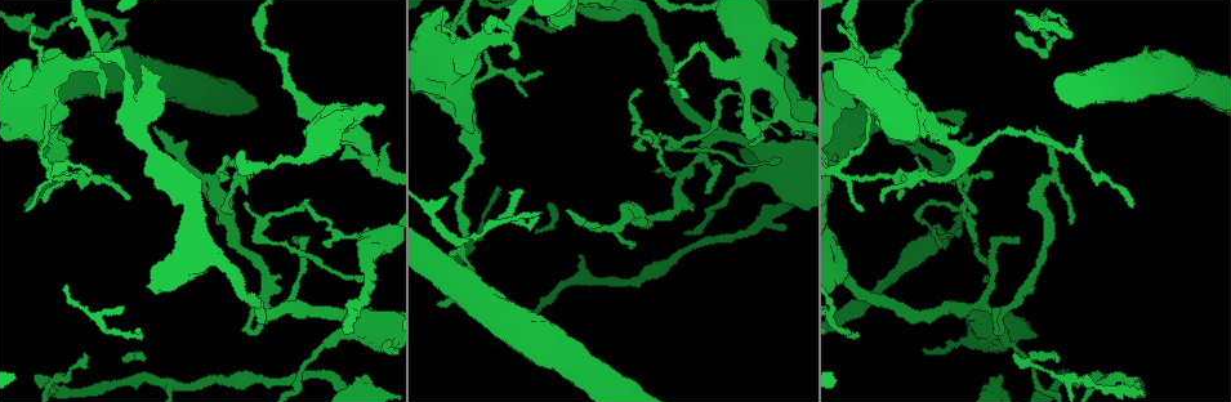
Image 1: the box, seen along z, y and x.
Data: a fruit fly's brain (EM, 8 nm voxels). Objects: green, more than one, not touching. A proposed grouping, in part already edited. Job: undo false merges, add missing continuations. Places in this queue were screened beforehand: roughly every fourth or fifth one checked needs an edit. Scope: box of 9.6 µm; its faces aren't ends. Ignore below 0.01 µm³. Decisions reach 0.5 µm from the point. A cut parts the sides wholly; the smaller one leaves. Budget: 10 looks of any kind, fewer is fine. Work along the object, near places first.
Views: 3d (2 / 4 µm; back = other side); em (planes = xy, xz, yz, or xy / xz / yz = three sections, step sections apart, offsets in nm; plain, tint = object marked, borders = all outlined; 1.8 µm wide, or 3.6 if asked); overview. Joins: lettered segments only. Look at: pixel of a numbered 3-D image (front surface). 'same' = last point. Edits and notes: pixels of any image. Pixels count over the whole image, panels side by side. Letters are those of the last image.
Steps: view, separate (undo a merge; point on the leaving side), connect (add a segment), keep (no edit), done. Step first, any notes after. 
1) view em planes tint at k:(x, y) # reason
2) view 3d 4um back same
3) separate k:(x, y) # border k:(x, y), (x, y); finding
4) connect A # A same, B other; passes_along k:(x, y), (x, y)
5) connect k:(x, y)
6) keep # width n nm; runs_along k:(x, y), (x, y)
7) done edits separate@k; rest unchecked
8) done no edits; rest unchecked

view em planes borders at 1:(997, 307) # thin end

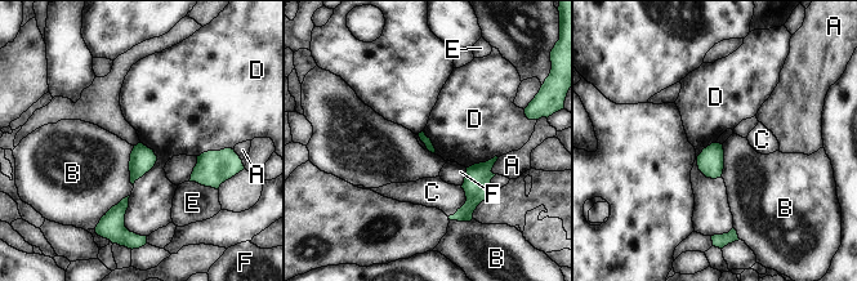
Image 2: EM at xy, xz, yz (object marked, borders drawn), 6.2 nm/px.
keep # A other, B other, C other, D other, E other, F other; border 2:(715, 142), (697, 156), (712, 179); no lettered segment goes on from it

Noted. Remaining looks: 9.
view 3d 4um at 1:(1052, 179) # a fork

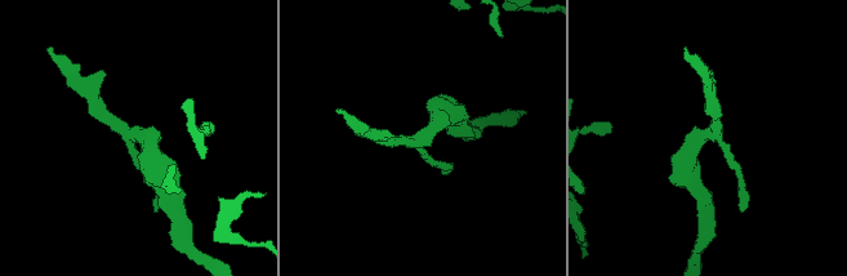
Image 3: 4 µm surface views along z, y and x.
view em planes borders at 3:(417, 138) # now the EM

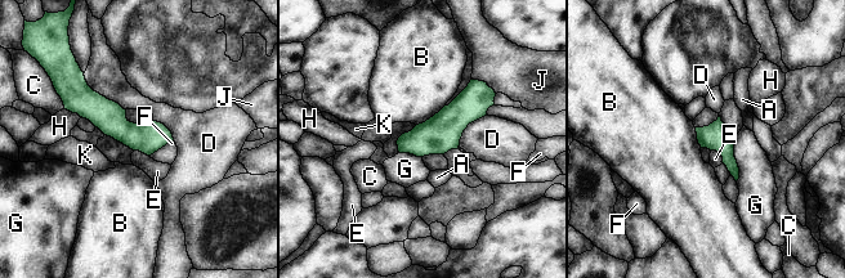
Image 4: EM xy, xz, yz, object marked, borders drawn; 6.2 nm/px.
keep # width 170 nm; longest_contact D 360 nm; A other, B other, C other, D other, E other, F other, G other, H other, J other, K other; all the same neuron

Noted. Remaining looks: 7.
view em planes borders at 1:(664, 167) # thin end

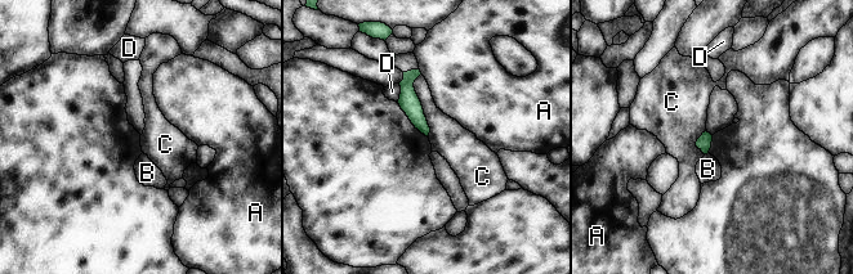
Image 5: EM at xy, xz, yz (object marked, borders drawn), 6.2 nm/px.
keep # A other, B other, C other, D other; runs_along 5:(414, 72), (409, 102), (425, 130); no lettered segment goes on from it

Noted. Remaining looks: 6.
view 3d 2um at 1:(110, 34) # end of a long branch

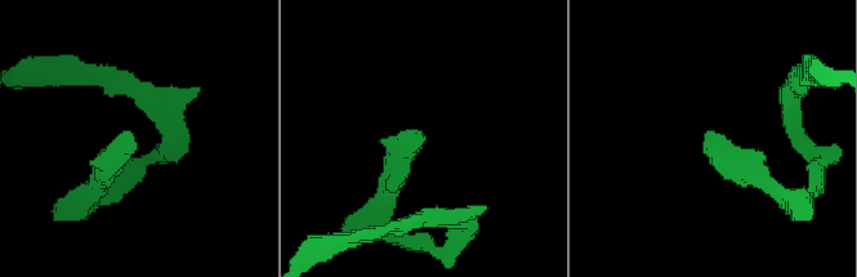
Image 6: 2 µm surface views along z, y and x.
view em yz step 16 borders at 6:(420, 134)

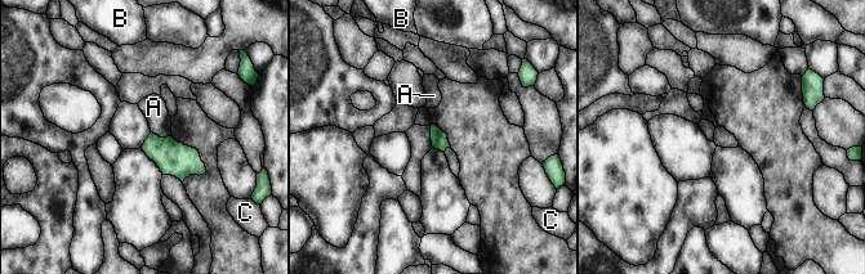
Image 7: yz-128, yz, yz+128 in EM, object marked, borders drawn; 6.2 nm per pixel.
keep # A other, B other, C other; border 7:(151, 131), (160, 136), (170, 135); none of them fits

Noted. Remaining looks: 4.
done no edits; rest unchecked

